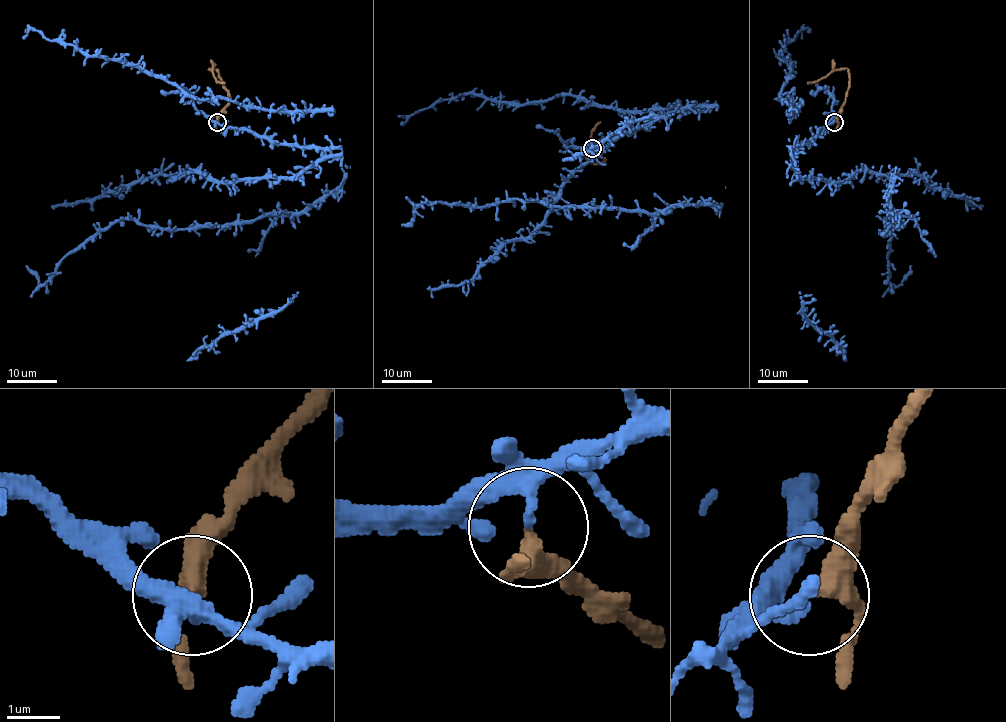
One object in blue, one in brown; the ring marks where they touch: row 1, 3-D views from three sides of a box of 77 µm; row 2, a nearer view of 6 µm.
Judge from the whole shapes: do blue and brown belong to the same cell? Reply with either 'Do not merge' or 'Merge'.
Do not merge

